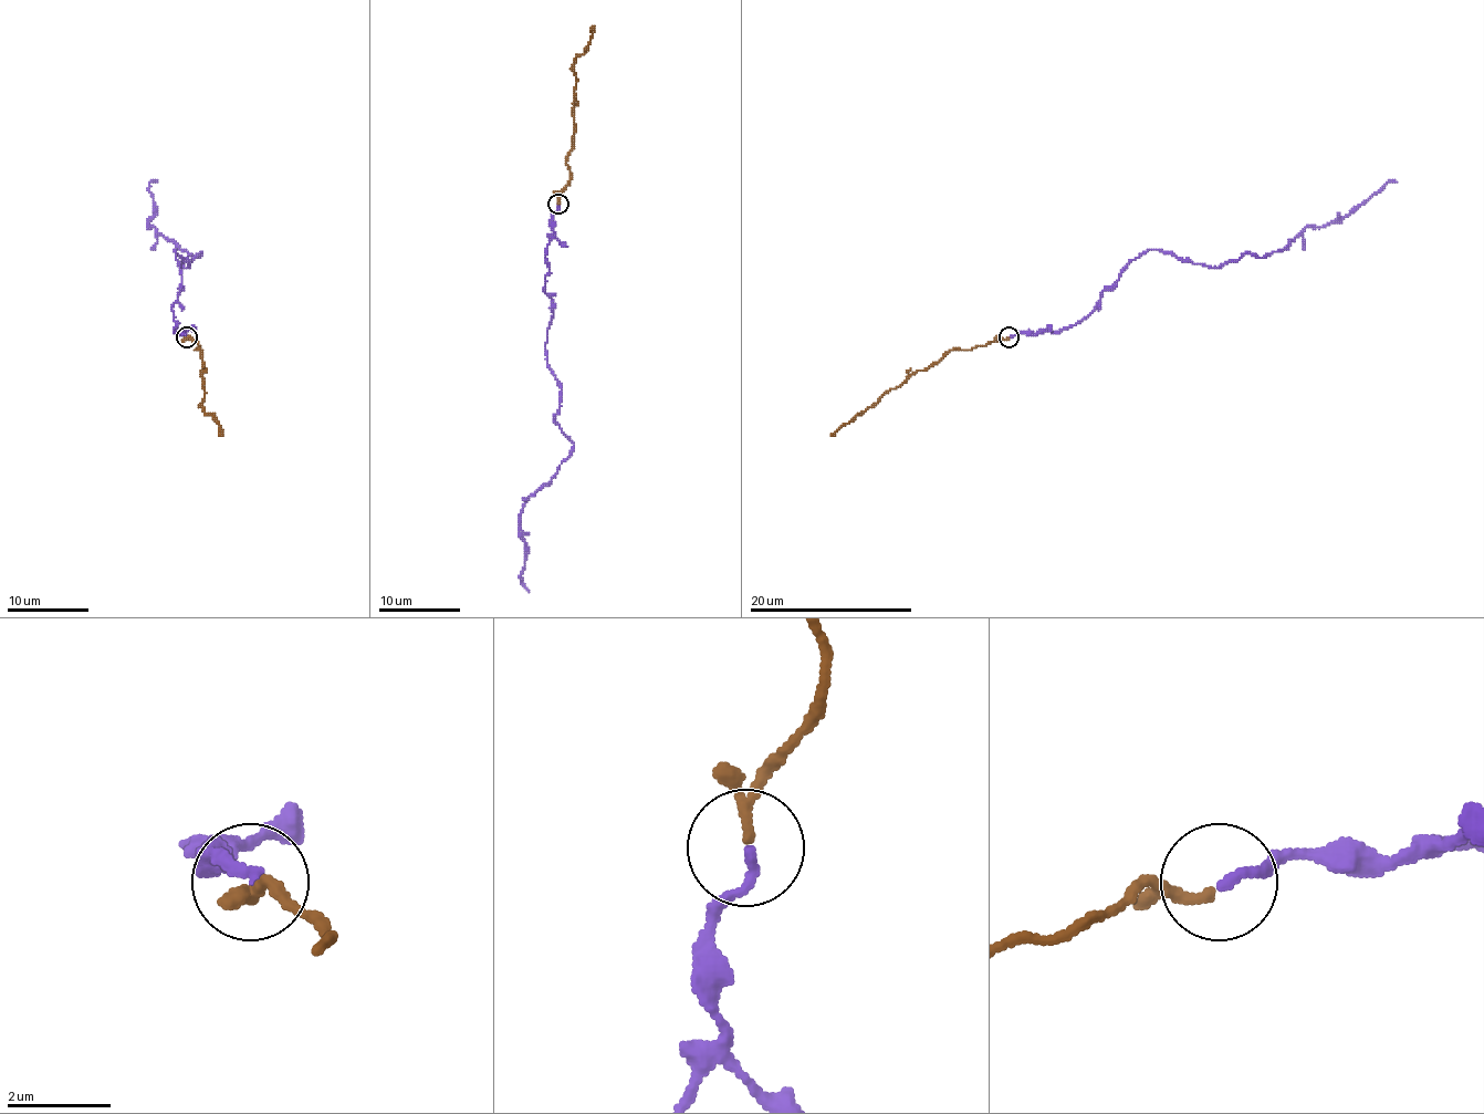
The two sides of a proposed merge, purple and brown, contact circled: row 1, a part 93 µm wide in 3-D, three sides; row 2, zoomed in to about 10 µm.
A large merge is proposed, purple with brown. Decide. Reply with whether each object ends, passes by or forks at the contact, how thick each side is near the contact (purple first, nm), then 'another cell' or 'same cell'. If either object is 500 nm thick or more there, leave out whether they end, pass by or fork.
purple ends; brown passes by; calibres 180 and 150 nm; same cell

